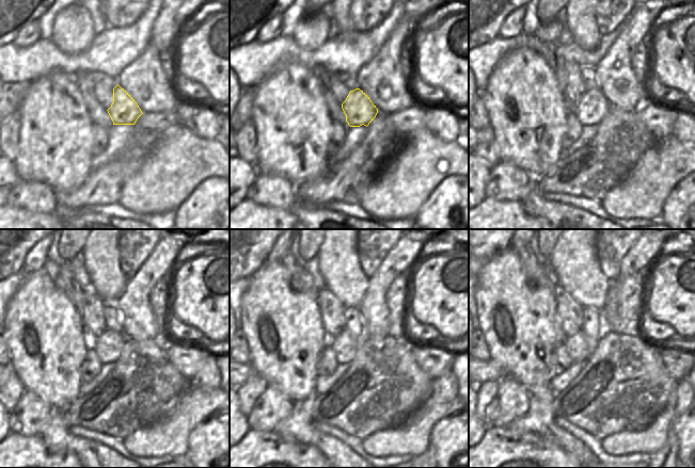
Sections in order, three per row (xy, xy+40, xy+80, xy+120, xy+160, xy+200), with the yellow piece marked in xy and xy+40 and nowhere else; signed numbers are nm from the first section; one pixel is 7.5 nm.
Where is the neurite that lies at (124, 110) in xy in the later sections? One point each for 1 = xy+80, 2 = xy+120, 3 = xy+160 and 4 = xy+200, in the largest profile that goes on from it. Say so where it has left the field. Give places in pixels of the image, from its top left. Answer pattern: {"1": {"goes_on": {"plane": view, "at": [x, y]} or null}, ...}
{"1": {"goes_on": {"plane": "xy+80", "at": [593, 107]}}, "2": {"goes_on": {"plane": "xy+120", "at": [108, 347]}}, "3": {"goes_on": {"plane": "xy+160", "at": [345, 345]}}, "4": {"goes_on": {"plane": "xy+200", "at": [577, 344]}}}

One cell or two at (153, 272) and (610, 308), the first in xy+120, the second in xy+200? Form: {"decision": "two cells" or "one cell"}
{"decision": "one cell"}

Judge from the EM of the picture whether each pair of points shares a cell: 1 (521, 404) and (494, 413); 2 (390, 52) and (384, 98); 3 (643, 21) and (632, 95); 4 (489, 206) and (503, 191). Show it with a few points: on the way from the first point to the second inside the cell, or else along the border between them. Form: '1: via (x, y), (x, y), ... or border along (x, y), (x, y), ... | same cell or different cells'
1: via (515, 404), (509, 404), (501, 412) | same cell
2: via (385, 64), (384, 86) | same cell
3: via (629, 39), (625, 45), (625, 75), (627, 77) | same cell
4: border along (487, 196), (499, 200), (520, 202) | different cells

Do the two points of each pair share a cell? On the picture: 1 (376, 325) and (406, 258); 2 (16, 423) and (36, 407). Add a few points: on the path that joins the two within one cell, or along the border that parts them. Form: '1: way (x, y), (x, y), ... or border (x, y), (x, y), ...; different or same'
1: way (376, 307), (376, 291), (389, 269); same
2: way (21, 421), (31, 413); same

